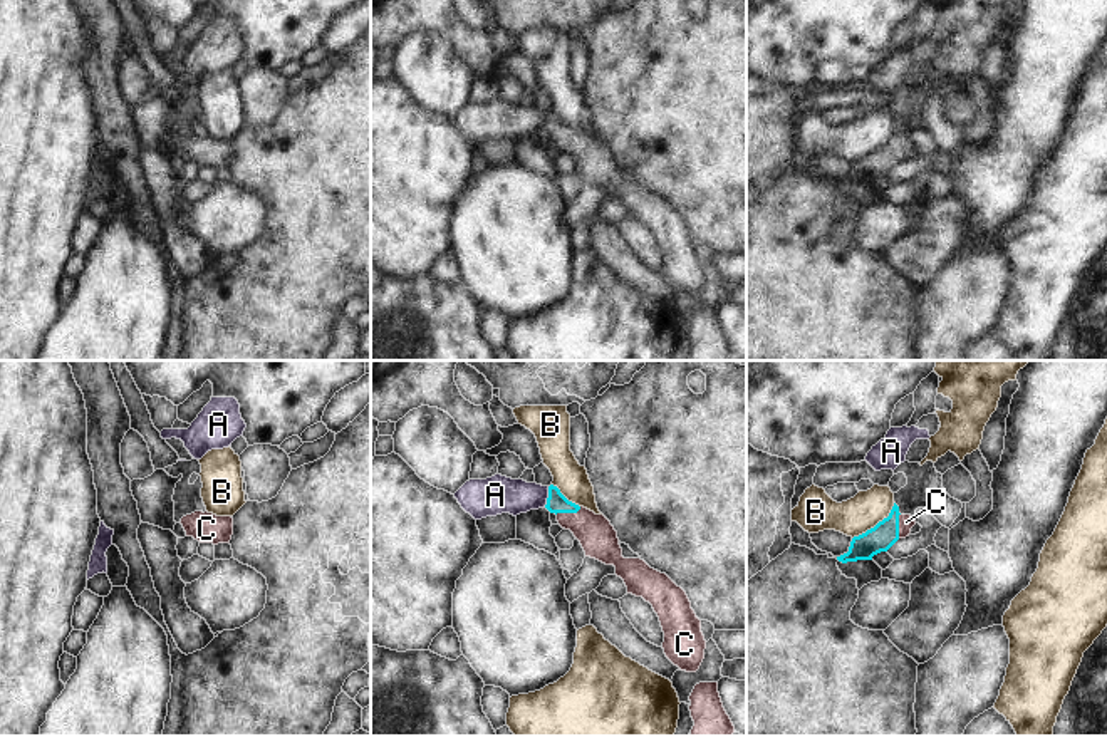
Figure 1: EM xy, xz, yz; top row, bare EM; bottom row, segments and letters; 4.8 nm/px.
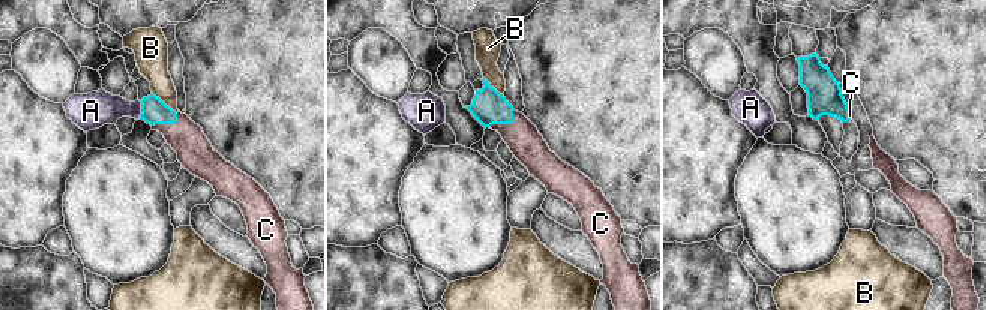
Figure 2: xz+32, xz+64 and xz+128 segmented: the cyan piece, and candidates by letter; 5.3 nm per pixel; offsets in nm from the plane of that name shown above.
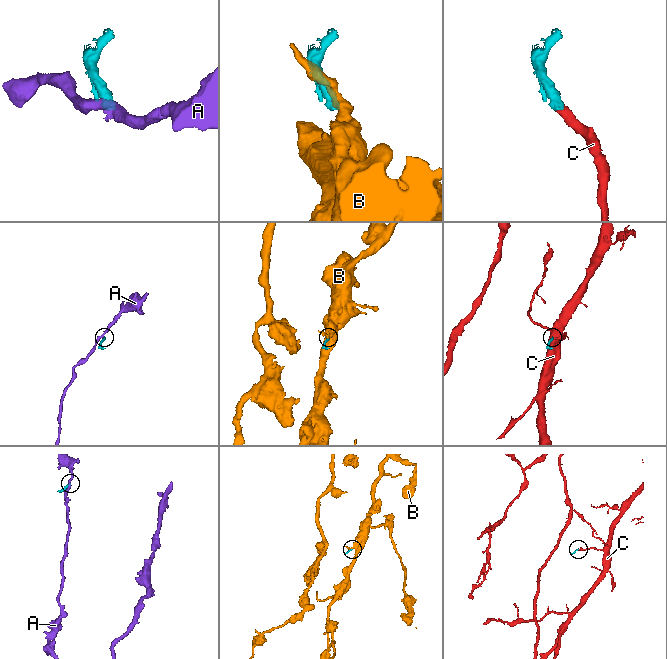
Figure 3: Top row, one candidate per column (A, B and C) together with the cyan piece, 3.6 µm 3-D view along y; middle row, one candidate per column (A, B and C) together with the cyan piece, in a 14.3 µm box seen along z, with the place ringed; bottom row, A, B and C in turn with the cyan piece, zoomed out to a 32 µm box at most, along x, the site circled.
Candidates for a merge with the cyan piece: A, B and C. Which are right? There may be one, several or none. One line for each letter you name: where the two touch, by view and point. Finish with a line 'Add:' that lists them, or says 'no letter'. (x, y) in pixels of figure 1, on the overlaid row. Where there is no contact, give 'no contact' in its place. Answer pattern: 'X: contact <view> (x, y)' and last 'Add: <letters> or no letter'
C: contact xz (567, 512)
Add: C

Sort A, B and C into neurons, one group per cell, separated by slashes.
A / B / C

